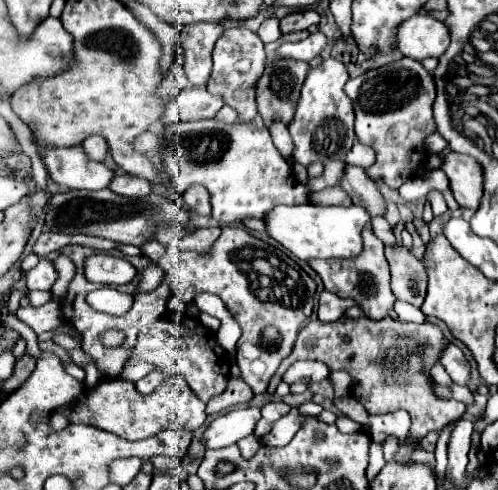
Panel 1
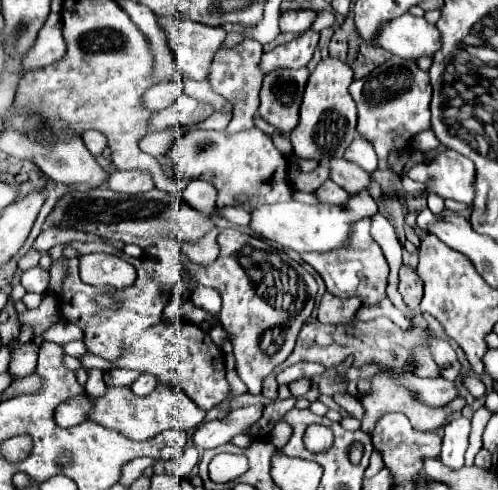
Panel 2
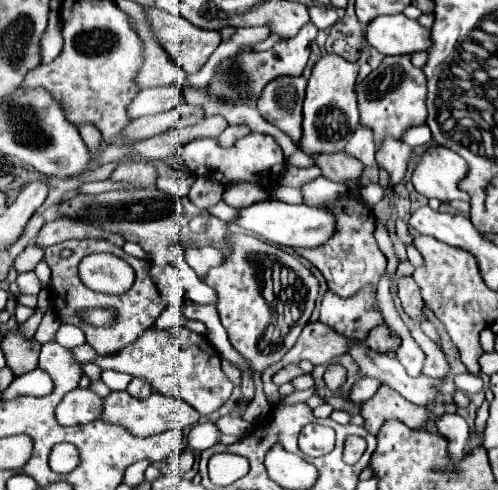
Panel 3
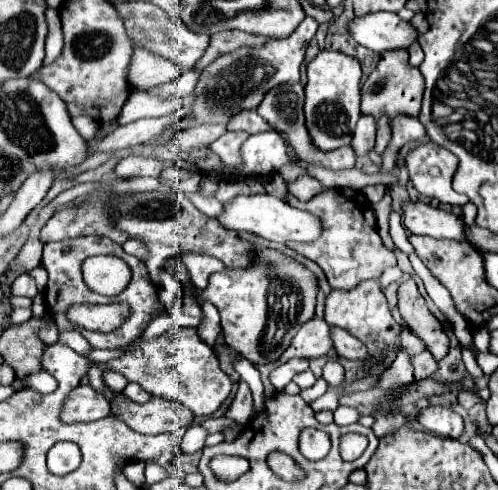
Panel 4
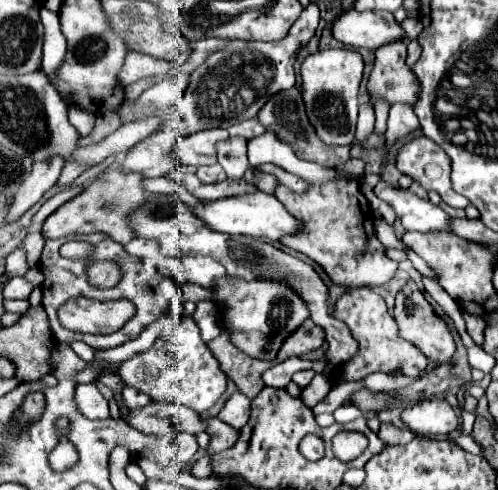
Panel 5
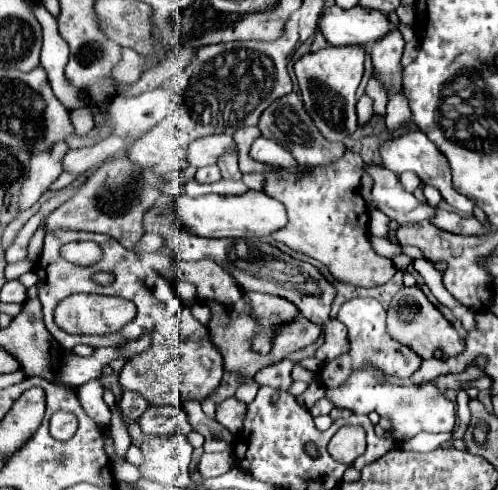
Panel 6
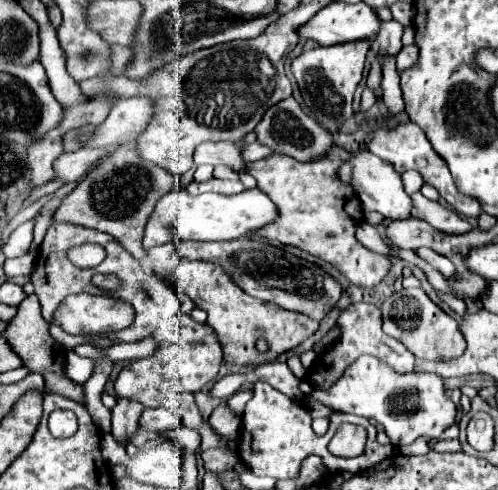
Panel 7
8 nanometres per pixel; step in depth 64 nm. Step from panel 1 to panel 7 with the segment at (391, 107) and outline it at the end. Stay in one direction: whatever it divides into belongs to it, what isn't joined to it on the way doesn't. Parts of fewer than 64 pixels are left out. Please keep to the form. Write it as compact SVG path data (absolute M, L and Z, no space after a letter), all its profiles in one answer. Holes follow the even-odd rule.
M382 22L380 32L376 36L376 40L372 42L372 52L380 54L382 58L388 54L398 54L402 48L402 32L404 32L404 24L400 22Z

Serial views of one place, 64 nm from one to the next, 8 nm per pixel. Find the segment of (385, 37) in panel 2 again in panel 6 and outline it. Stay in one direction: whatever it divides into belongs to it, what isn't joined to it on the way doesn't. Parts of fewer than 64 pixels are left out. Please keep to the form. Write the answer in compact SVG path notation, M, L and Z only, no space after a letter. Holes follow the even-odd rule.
M336 4L328 8L316 24L316 32L322 34L330 46L372 44L380 40L388 28L394 28L394 24L374 8L354 6L344 10Z

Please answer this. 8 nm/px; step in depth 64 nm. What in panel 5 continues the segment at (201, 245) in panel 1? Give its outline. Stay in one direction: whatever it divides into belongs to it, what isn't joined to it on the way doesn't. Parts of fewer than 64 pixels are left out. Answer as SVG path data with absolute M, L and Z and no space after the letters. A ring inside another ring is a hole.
M192 256L184 258L184 274L188 280L200 284L206 290L214 290L218 286L218 278L224 276L224 266L212 260L210 256Z

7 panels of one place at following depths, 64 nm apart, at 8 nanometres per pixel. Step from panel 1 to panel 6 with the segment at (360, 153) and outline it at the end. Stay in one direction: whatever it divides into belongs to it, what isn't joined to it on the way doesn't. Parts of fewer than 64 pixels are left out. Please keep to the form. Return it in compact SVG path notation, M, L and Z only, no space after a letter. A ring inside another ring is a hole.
M364 94L364 96L358 100L356 110L358 110L358 120L360 120L360 124L368 122L370 116L372 116L372 112L374 112L374 110L372 110L372 98Z

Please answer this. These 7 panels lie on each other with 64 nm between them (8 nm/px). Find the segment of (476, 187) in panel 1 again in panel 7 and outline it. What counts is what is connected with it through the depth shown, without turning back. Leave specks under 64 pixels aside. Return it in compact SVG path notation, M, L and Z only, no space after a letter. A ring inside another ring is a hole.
M402 122L402 124L398 124L396 128L390 128L390 130L386 130L386 128L376 128L374 132L370 132L370 134L366 136L364 144L366 144L366 148L368 148L372 154L376 154L376 156L380 156L382 160L390 162L390 164L396 168L396 172L400 172L400 174L406 172L406 170L416 170L416 172L420 172L422 178L424 178L424 182L430 184L430 186L434 186L434 188L440 192L440 196L442 196L456 212L460 212L462 216L480 218L480 214L482 214L480 204L478 204L476 200L472 200L472 198L468 198L468 196L464 196L464 194L458 192L458 188L456 188L456 184L454 184L452 176L450 176L448 166L446 166L444 160L434 152L434 148L430 146L428 138L424 136L424 132L422 132L416 124L412 124L412 122Z

